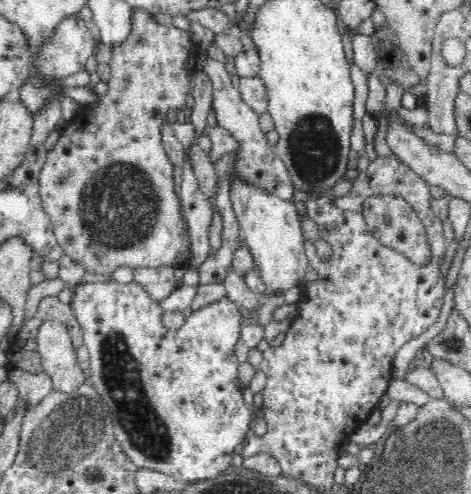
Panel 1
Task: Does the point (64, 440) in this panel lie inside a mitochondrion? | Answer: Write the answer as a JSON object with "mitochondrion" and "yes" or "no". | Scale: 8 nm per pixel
{"mitochondrion":"yes"}

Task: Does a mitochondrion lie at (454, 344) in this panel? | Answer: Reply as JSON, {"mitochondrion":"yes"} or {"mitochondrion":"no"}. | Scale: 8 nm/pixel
{"mitochondrion":"yes"}

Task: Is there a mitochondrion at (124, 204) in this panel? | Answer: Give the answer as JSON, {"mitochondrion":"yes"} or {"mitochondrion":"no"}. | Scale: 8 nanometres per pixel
{"mitochondrion":"yes"}

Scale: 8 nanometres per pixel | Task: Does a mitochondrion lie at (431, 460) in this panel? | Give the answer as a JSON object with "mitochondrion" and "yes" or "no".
{"mitochondrion":"yes"}

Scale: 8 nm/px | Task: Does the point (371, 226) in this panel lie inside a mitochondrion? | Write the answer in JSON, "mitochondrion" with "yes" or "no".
{"mitochondrion":"no"}

